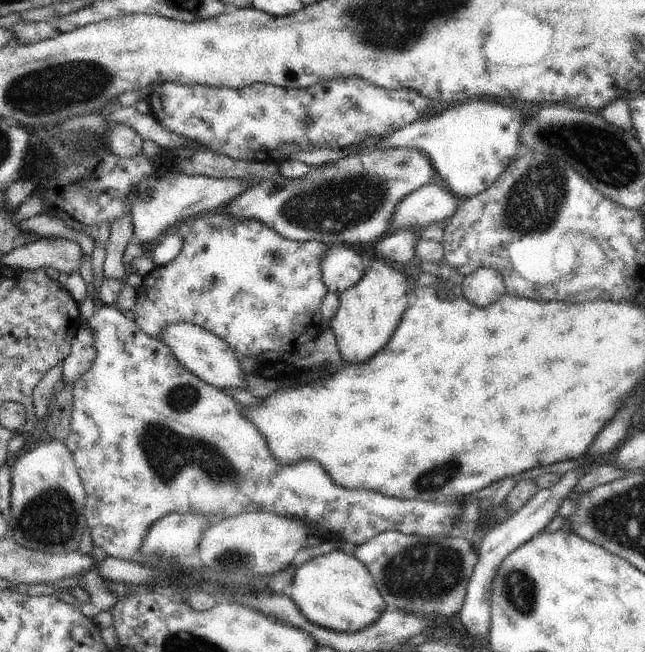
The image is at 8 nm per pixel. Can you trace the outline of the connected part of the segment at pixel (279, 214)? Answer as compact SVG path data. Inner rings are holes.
M390 148L342 157L338 162L318 166L306 176L289 179L282 175L247 188L222 206L220 214L246 220L258 218L288 240L342 245L366 244L382 236L402 198L433 181L436 171L422 151Z

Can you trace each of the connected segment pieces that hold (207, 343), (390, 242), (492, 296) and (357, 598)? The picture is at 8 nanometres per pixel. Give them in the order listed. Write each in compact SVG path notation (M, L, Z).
M178 322L178 324L166 326L158 340L172 350L176 360L188 372L193 372L206 384L211 384L224 390L246 388L246 380L244 380L244 372L240 370L242 366L240 366L240 360L238 360L237 349L230 348L222 338L218 338L209 330L194 324Z
M412 226L397 230L394 234L382 238L374 250L376 250L379 258L405 265L413 260L416 254L419 232L416 227Z
M479 268L476 272L458 279L463 297L474 306L488 306L506 293L503 276L496 269Z
M332 551L297 566L290 600L316 626L336 632L354 633L376 622L389 607L380 594L370 571L353 555Z

